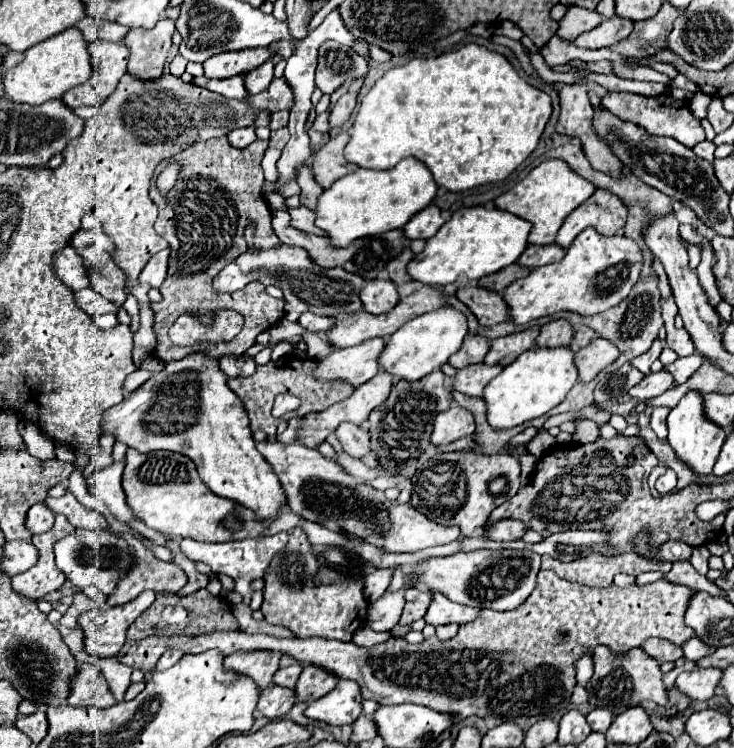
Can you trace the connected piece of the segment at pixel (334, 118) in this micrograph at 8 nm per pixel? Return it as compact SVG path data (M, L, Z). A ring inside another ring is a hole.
M346 93L346 95L342 95L340 99L338 99L338 103L336 103L336 107L332 109L332 113L330 113L330 127L332 129L338 129L338 127L342 127L348 119L350 119L350 115L352 115L352 111L354 111L354 105L356 105L356 95L352 95L352 93Z

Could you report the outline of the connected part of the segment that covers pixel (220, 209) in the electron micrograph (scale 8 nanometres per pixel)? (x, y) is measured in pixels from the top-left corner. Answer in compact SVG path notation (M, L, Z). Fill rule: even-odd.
M226 137L202 141L190 145L186 151L178 153L172 163L178 163L180 175L176 179L174 189L162 195L154 181L150 187L150 197L158 205L158 219L154 229L160 237L164 237L170 245L170 267L168 277L160 287L164 295L160 303L152 303L154 311L154 331L158 335L158 347L154 355L162 361L176 361L190 353L204 353L208 357L222 357L222 355L242 355L256 343L256 335L270 329L284 317L284 299L274 299L264 289L260 281L252 281L234 293L216 293L212 287L212 279L216 273L234 261L238 255L248 251L244 241L244 227L250 221L256 221L256 249L270 249L282 245L270 225L270 209L262 195L262 155L268 147L268 141L254 141L246 149L236 149L228 143ZM214 309L234 309L244 315L244 329L230 341L226 347L176 347L170 337L168 329L172 323L184 313L196 313L200 317L210 315Z

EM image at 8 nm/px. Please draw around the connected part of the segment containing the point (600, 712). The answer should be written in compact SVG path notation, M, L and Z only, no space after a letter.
M596 707L588 713L588 723L592 727L592 731L606 731L610 727L610 723L614 721L614 715L606 709L606 707Z

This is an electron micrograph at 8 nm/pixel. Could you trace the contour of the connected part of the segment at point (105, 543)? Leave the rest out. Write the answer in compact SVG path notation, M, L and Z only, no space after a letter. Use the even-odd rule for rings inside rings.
M76 529L70 537L56 541L56 565L76 587L96 585L104 595L114 593L118 583L130 573L130 569L138 563L132 547L122 535L116 535L108 529L104 531L90 531L90 529Z

